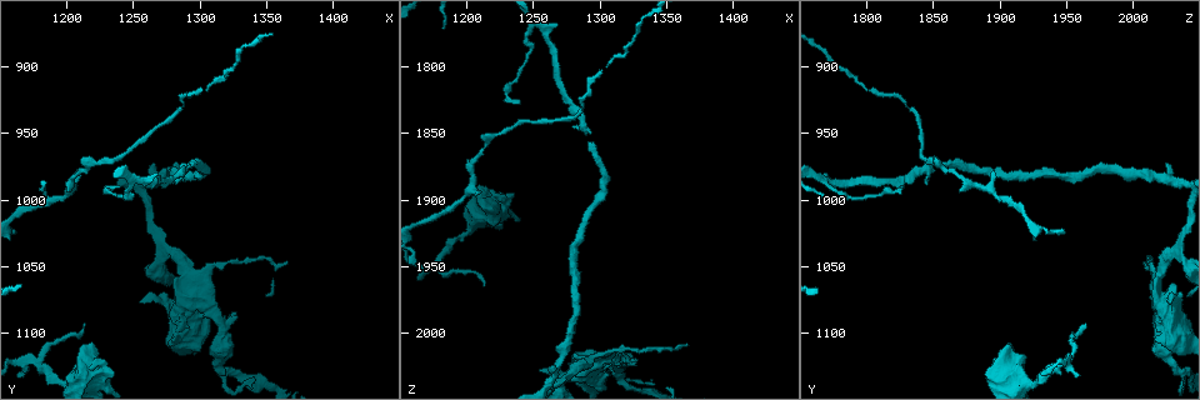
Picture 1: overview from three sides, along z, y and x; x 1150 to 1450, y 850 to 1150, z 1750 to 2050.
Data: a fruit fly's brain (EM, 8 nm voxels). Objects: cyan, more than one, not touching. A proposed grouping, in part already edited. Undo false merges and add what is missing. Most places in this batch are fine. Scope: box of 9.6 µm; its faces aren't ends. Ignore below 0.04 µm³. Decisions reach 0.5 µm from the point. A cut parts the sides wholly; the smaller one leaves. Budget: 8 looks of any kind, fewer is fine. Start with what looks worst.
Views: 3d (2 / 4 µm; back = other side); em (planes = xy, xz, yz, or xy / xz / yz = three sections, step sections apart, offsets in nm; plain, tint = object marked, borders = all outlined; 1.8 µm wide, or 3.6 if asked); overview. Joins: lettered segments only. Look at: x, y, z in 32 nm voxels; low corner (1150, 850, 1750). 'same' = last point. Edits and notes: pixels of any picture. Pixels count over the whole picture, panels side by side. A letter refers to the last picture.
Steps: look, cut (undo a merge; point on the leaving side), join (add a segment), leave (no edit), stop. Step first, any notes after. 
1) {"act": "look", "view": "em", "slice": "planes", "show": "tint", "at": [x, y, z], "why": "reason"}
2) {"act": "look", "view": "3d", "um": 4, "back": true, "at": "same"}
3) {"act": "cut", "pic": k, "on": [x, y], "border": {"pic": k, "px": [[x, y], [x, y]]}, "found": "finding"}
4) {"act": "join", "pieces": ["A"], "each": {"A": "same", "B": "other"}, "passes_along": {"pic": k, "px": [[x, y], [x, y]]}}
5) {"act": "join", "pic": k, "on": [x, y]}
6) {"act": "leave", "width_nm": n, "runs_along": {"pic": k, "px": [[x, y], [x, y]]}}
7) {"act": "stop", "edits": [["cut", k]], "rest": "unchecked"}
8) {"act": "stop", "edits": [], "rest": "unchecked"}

{"act": "look", "view": "em", "slice": "planes", "show": "borders", "at": [1210, 978, 1894], "why": "free end"}

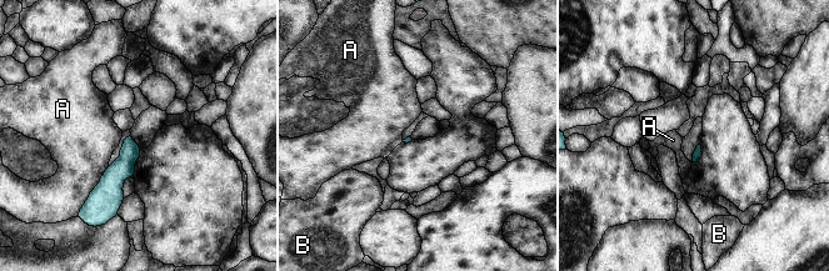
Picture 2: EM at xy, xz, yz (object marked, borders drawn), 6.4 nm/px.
{"act": "leave", "each": {"A": "other", "B": "other"}, "border": {"pic": 2, "px": [[103, 175], [84, 204]]}, "found": "no lettered segment goes on from it"}

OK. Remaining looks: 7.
{"act": "look", "view": "em", "slice": "xy", "step": 4, "show": "tint", "at": [1292, 974, 1856], "why": "long arm stops here"}

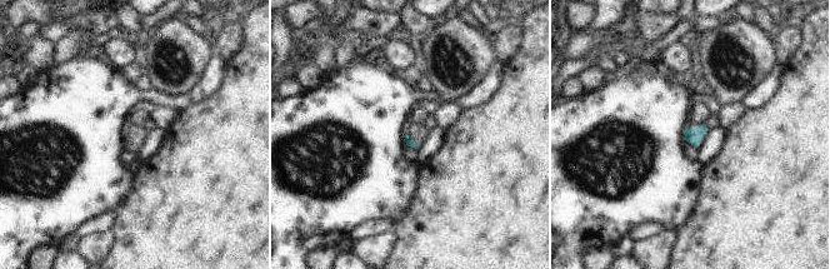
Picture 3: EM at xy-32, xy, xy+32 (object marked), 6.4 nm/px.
{"act": "look", "view": "em", "slice": "planes", "show": "borders", "at": "same"}

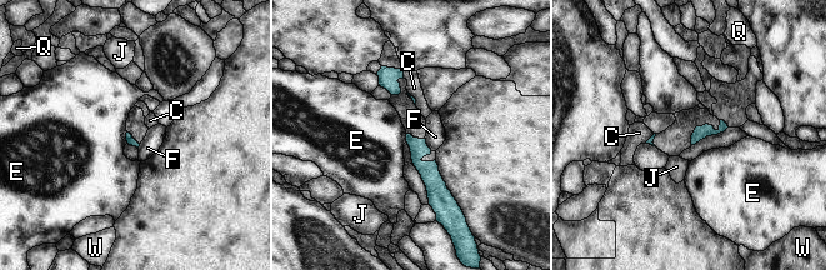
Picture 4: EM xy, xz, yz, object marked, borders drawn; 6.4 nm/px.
{"act": "leave", "longest_contact_nm": ["F", 100], "each": {"C": "other", "E": "other", "F": "other", "J": "other", "Q": "other", "W": "other"}, "found": "no lettered segment goes on from it"}

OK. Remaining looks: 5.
{"act": "look", "view": "3d", "um": 2, "back": true, "at": [1302, 916, 1804], "why": "an open end"}

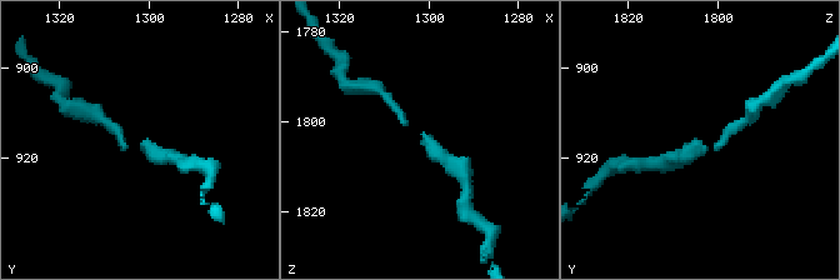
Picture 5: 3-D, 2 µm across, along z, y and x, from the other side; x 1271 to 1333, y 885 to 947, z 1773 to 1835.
{"act": "look", "view": "em", "slice": "planes", "show": "borders", "at": [1301, 917, 1803], "why": "shape alone is not enough"}

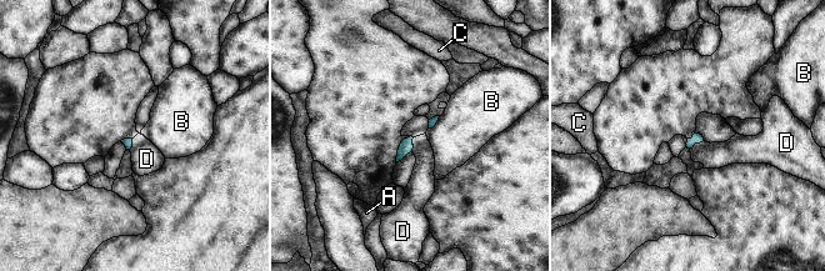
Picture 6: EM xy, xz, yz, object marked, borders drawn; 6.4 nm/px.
{"act": "leave", "each": {"A": "other", "B": "other", "C": "other", "D": "other"}, "border": {"pic": 6, "px": [[704, 140], [690, 149]]}, "found": "no lettered segment goes on from it"}

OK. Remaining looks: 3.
{"act": "stop", "edits": [], "rest": "unchecked"}

